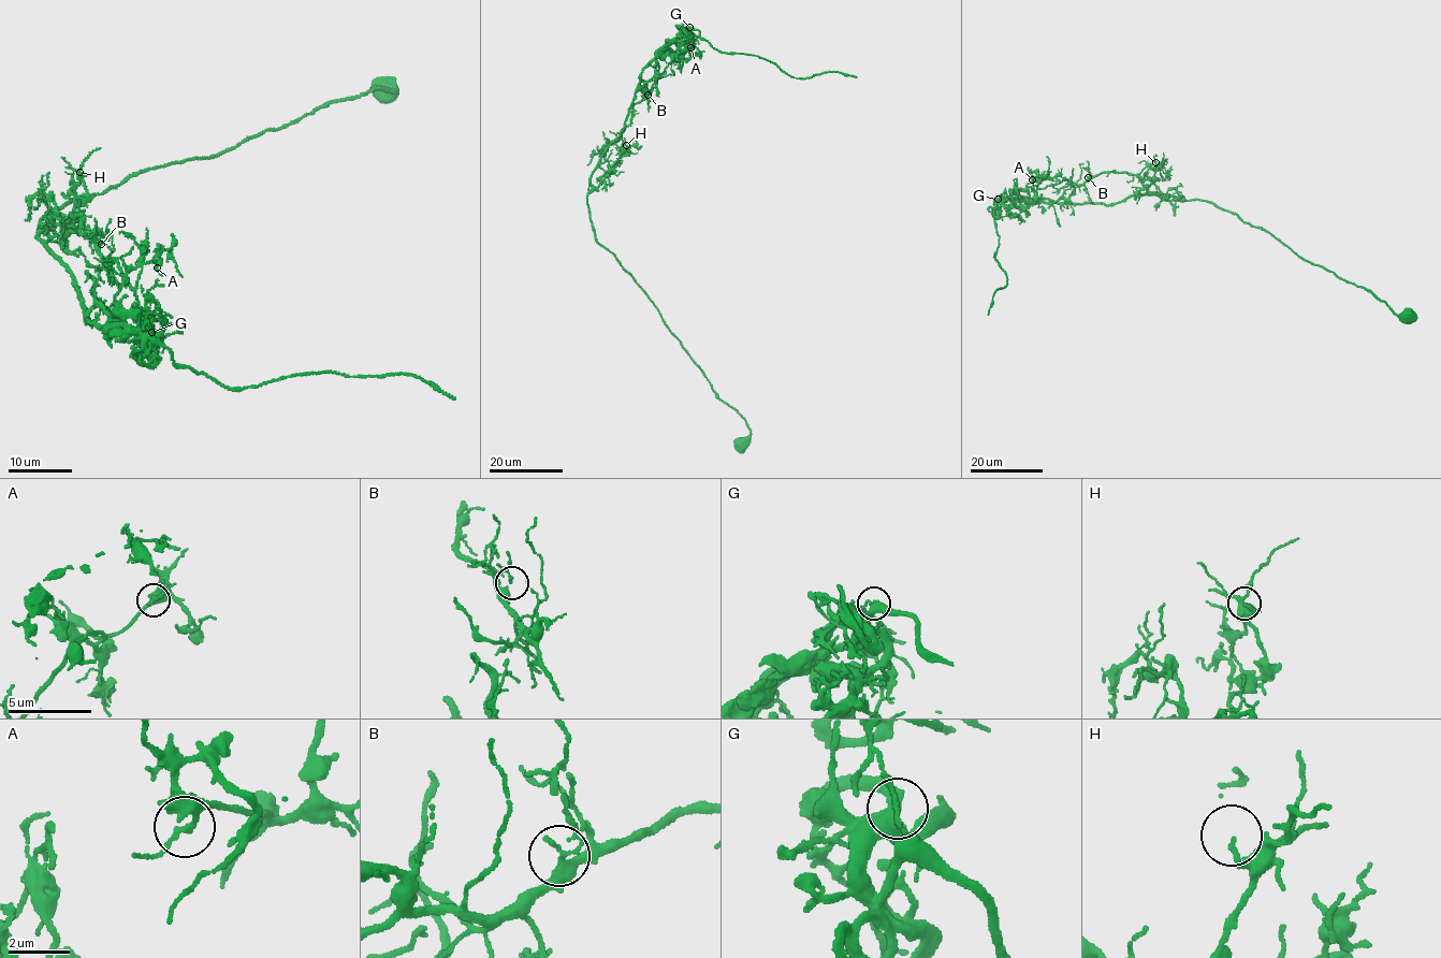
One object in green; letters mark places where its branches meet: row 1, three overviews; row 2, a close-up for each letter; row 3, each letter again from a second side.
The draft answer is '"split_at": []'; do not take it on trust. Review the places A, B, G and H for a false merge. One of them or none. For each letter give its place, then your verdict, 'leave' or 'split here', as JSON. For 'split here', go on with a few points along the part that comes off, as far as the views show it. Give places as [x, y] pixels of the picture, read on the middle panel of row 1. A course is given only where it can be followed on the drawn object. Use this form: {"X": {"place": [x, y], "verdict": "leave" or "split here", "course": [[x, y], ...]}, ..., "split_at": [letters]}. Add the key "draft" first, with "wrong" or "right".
{"draft": "wrong", "A": {"place": [690, 47], "verdict": "leave"}, "B": {"place": [648, 95], "verdict": "leave"}, "G": {"place": [689, 27], "verdict": "split here", "course": [[689, 28], [690, 56], [674, 57], [650, 93], [632, 105], [632, 119], [603, 157], [610, 173], [623, 172]]}, "H": {"place": [626, 145], "verdict": "leave"}, "split_at": ["G"]}

